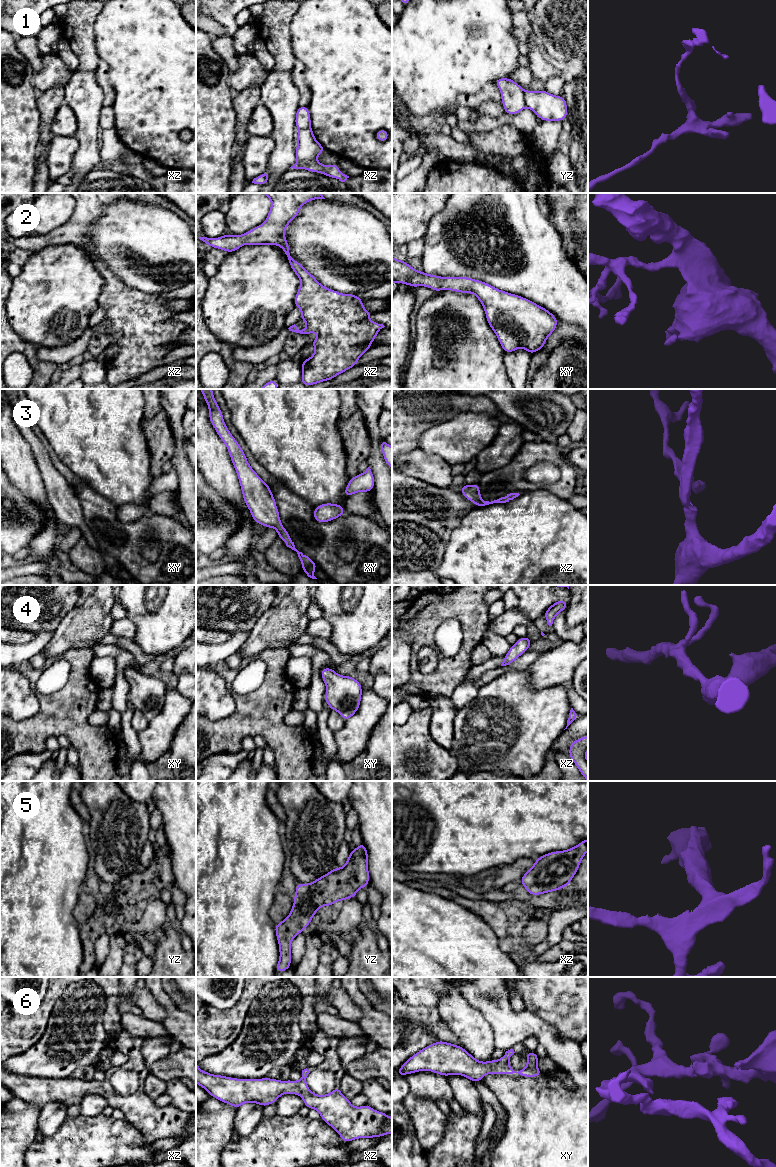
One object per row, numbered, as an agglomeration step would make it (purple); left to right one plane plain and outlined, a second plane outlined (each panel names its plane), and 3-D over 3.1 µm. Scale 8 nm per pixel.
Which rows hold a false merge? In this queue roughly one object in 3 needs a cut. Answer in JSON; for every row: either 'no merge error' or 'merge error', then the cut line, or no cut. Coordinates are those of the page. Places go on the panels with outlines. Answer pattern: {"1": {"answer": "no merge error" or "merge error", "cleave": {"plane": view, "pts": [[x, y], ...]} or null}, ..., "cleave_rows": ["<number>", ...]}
{"1": {"answer": "merge error", "cleave": {"plane": "yz", "pts": [[523, 92], [526, 106]]}}, "2": {"answer": "no merge error", "cleave": null}, "3": {"answer": "no merge error", "cleave": null}, "4": {"answer": "no merge error", "cleave": null}, "5": {"answer": "no merge error", "cleave": null}, "6": {"answer": "no merge error", "cleave": null}, "cleave_rows": ["1"]}

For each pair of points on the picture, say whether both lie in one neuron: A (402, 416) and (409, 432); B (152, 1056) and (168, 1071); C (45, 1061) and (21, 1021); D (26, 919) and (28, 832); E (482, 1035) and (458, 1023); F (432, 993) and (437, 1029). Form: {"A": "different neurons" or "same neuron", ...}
{"A": "same neuron", "B": "different neurons", "C": "different neurons", "D": "same neuron", "E": "same neuron", "F": "different neurons"}

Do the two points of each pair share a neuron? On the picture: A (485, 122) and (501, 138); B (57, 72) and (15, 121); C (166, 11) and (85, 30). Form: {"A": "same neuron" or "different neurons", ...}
{"A": "different neurons", "B": "different neurons", "C": "different neurons"}

